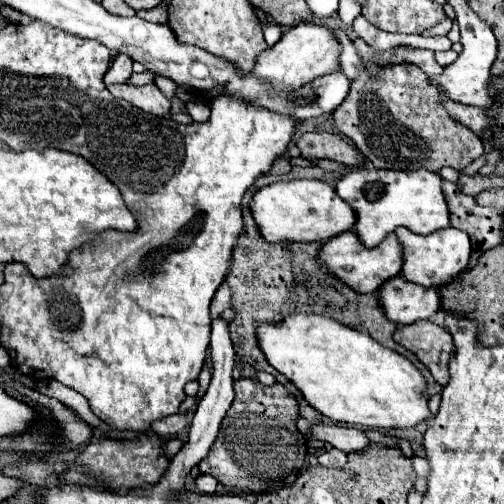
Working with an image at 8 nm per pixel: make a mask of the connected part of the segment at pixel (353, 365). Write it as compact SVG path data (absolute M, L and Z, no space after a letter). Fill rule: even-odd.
M296 314L280 324L262 324L258 328L258 340L268 362L296 384L312 408L334 422L366 428L414 428L420 422L432 420L426 378L422 372L402 354L378 344L368 332L352 330L326 316Z

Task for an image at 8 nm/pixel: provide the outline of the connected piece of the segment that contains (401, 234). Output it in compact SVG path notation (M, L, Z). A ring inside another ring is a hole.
M404 226L394 230L404 246L404 268L402 276L408 282L418 282L420 286L444 286L462 274L470 258L470 236L458 228L442 228L432 234L416 234Z

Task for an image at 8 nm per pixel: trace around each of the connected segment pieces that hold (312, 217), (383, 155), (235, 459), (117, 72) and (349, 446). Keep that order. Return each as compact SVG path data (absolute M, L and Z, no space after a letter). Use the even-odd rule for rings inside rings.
M290 180L260 188L252 198L252 216L268 242L326 242L356 224L356 212L322 180Z
M340 29L333 30L339 39L340 66L342 72L352 80L352 88L340 104L340 108L334 112L334 122L342 134L346 134L358 150L366 154L366 158L376 168L390 168L390 170L416 170L416 168L428 168L434 172L440 172L440 168L450 166L454 170L464 170L472 160L484 154L482 140L476 138L474 132L464 128L462 124L456 124L450 116L446 116L442 104L438 102L438 90L428 82L428 76L414 64L402 62L390 68L384 68L376 80L368 80L368 74L364 72L364 64L352 45L352 41Z
M252 378L234 380L234 392L236 392L234 402L226 418L222 420L218 438L214 440L208 456L198 464L200 472L214 476L220 484L228 488L252 490L256 494L292 484L298 476L298 470L304 466L304 460L306 460L306 438L296 428L296 420L300 418L296 398L282 384L264 386Z
M118 54L114 58L114 62L112 62L112 68L104 74L104 84L106 86L110 86L110 84L124 84L124 82L128 82L130 74L132 74L132 60L130 60L130 56Z
M312 424L312 432L318 440L330 442L334 448L350 454L350 452L364 452L370 444L364 430L348 428L348 426L326 426L326 424Z

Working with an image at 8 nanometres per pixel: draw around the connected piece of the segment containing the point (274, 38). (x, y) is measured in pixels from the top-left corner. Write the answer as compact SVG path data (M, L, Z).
M272 20L266 26L262 26L262 32L264 32L264 40L268 46L274 46L282 36L282 28L278 24L274 24Z

